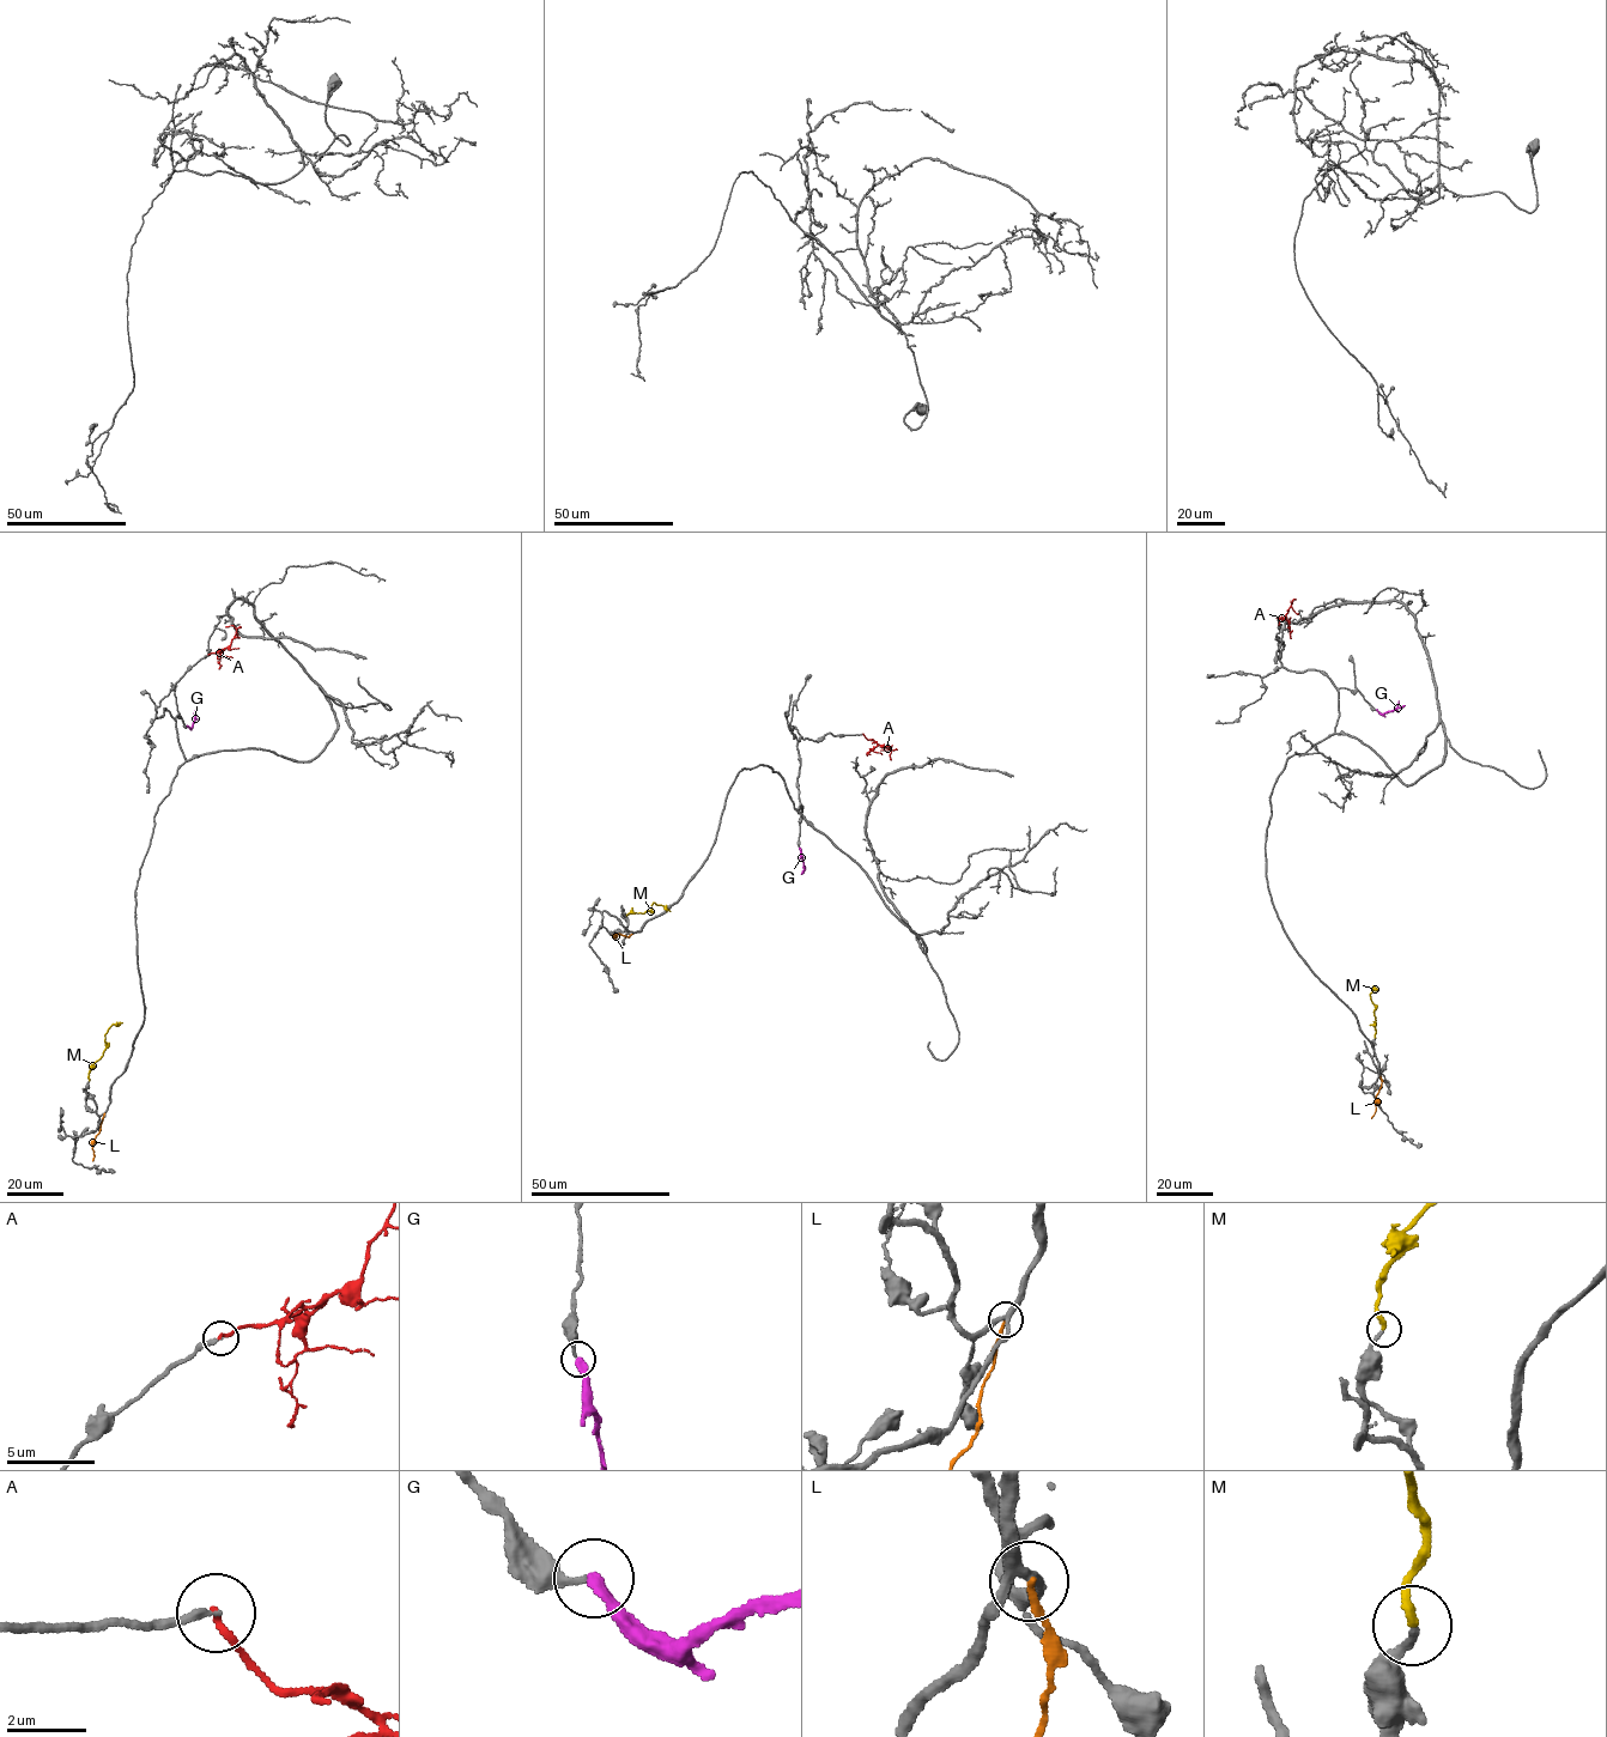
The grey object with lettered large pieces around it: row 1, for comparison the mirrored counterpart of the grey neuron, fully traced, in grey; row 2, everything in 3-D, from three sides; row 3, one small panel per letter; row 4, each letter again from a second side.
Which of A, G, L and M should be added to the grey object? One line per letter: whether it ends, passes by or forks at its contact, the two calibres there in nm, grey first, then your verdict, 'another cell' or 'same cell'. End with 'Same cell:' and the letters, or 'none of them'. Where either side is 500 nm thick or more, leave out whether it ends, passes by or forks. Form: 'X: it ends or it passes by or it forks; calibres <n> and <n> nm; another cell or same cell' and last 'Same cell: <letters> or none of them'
A: it ends; calibres 200 and 180 nm; another cell
G: it ends; calibres 180 and 320 nm; another cell
L: it ends; calibres 260 and 160 nm; another cell
M: it ends; calibres 190 and 240 nm; same cell
Same cell: M

